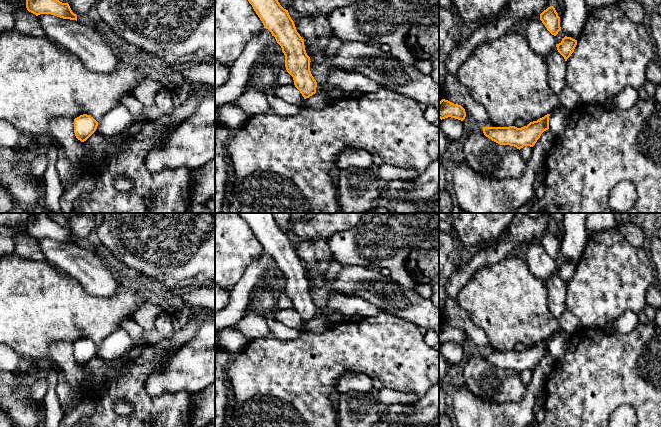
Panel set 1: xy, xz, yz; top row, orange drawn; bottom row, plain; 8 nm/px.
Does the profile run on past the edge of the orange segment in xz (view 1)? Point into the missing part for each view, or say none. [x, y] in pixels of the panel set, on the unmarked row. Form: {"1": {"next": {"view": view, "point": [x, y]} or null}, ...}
{"1": {"next": null}}

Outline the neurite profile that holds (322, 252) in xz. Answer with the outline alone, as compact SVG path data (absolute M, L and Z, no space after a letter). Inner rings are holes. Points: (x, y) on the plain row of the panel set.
M322 238L303 239L294 248L304 267L326 261L331 257L329 245Z

